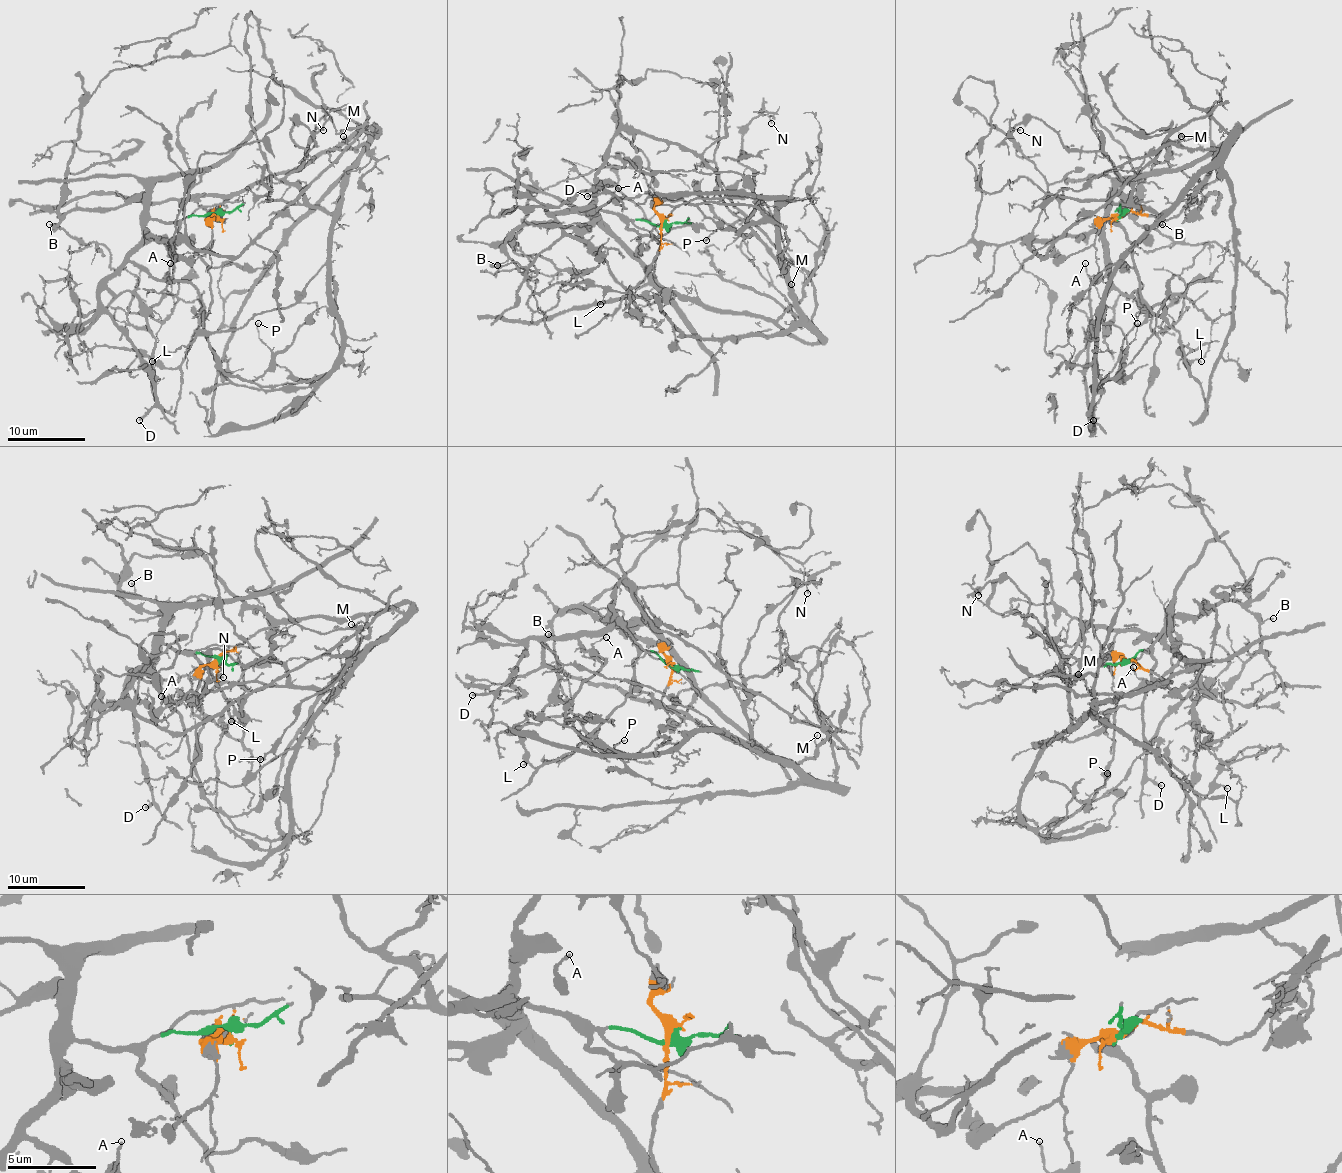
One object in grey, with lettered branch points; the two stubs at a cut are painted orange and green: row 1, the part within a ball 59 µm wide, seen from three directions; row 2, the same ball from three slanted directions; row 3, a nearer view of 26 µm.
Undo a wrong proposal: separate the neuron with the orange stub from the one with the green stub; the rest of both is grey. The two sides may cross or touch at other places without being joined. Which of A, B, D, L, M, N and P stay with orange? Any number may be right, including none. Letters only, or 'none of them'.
M, N

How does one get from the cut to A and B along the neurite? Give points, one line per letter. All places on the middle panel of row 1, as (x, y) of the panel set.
A: (663, 223), (652, 225), (594, 207), (580, 207), (576, 211), (594, 213), (619, 188)
B: (663, 223), (652, 225), (600, 211), (584, 225), (522, 225), (507, 240), (507, 260), (497, 265)

